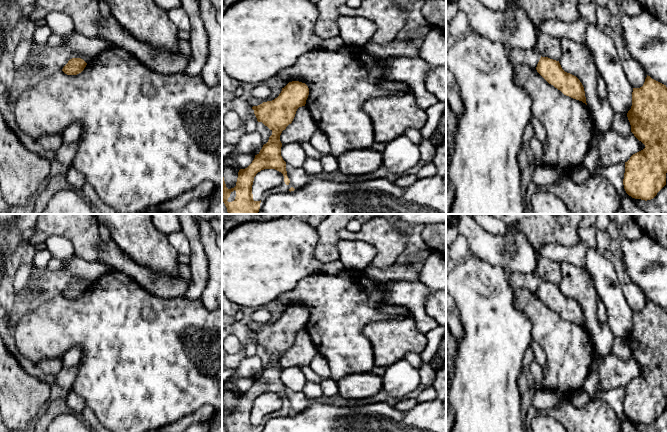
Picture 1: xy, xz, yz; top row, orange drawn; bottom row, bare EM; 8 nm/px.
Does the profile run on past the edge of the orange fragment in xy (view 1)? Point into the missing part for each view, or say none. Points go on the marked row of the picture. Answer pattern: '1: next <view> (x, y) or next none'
1: next none

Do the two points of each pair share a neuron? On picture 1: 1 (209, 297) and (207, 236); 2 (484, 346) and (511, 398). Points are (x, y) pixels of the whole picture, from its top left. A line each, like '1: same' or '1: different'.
1: same
2: same

